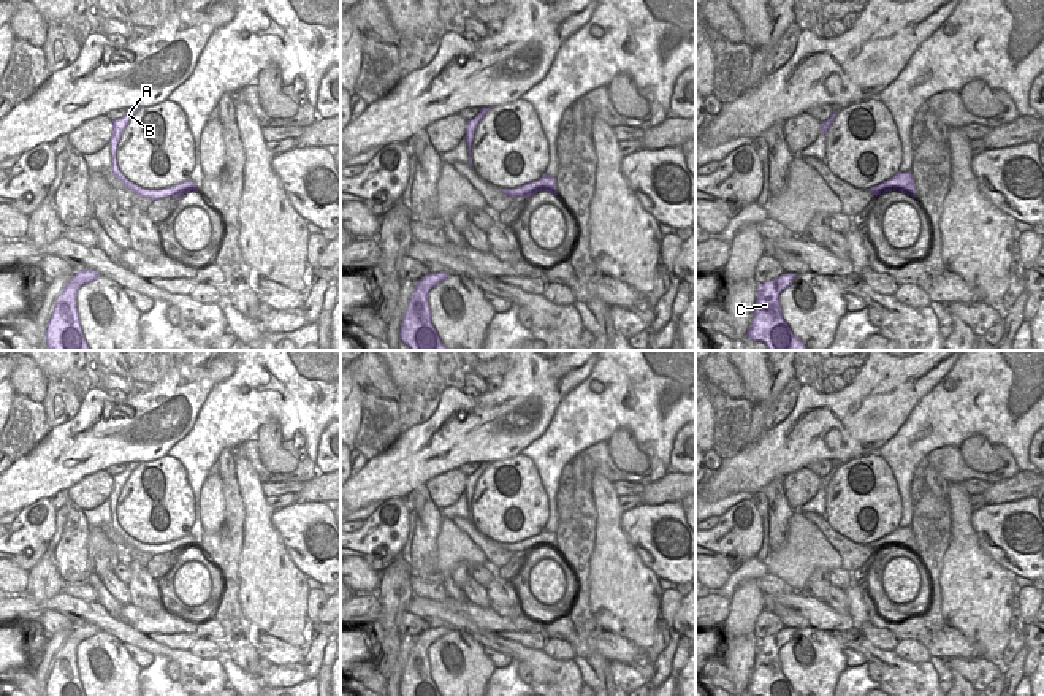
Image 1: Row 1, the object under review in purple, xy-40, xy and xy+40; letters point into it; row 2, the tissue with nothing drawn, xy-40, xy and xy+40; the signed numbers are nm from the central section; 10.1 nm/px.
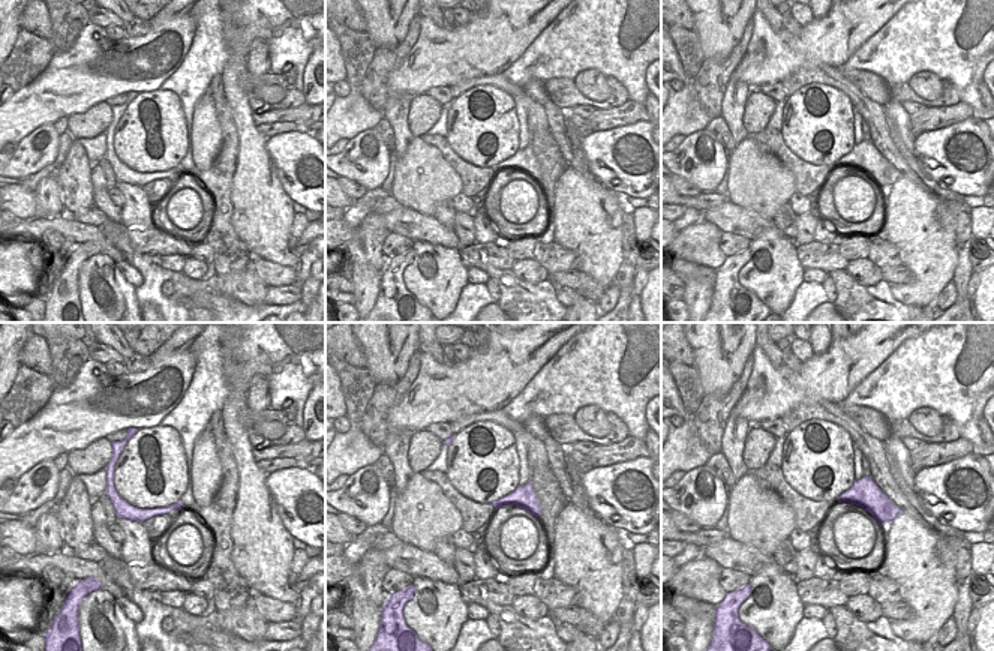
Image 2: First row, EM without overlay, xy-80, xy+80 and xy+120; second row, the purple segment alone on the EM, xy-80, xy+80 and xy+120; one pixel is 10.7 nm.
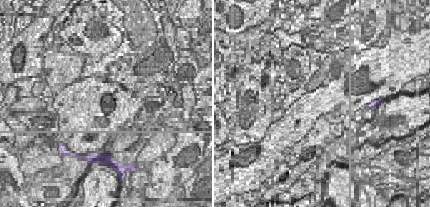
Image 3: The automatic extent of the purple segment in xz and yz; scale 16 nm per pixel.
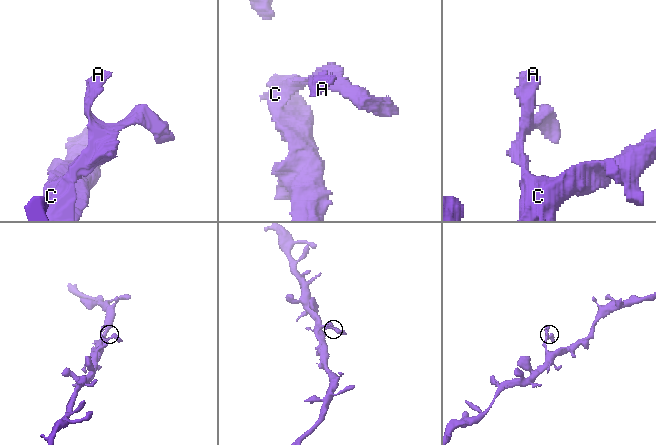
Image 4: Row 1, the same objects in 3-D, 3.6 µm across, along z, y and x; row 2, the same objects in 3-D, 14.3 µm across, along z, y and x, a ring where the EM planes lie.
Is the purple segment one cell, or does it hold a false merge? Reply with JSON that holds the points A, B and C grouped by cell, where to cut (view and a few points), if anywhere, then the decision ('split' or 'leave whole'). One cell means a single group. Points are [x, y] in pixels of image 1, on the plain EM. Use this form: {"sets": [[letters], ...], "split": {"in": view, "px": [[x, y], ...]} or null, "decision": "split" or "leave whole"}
{"sets": [["A", "B", "C"]], "split": null, "decision": "leave whole"}

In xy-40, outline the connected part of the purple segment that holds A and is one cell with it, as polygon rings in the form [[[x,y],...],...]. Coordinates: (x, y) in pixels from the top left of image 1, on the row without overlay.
[[[138,461],[127,463],[127,468],[125,468],[124,472],[112,476],[112,491],[109,495],[109,501],[111,501],[111,528],[116,533],[119,533],[128,545],[131,545],[131,547],[135,547],[135,549],[138,549],[138,550],[141,550],[144,553],[151,553],[152,556],[160,555],[160,553],[166,553],[166,552],[181,552],[181,550],[189,549],[189,547],[198,547],[200,542],[196,542],[195,537],[192,537],[190,534],[187,534],[187,536],[184,536],[181,539],[176,539],[176,541],[165,542],[165,544],[143,544],[143,542],[130,537],[120,528],[120,525],[117,523],[117,515],[116,515],[117,499],[120,496],[124,484],[127,482],[127,479],[130,477],[130,474],[133,472],[133,469],[138,465],[139,465]]]

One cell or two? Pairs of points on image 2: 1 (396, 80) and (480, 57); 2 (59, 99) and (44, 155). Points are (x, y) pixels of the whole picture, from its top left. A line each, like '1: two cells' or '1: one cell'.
1: one cell
2: two cells

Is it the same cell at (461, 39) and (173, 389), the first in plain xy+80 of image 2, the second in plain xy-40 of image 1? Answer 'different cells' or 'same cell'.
same cell

